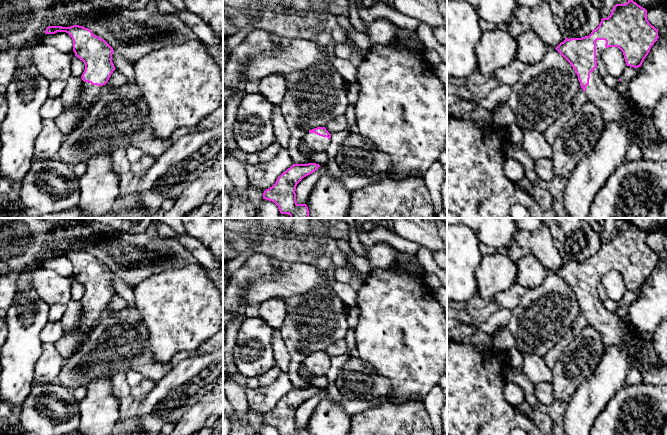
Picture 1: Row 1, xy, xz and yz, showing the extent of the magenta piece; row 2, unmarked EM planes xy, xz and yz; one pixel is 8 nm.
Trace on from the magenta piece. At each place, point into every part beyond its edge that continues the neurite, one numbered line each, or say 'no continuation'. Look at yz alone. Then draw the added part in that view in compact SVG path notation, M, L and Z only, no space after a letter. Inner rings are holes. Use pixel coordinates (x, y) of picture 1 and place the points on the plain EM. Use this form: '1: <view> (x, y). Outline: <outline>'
1: yz (600, 268). Outline: M597 264L596 265L596 285L598 286L601 283L603 276L607 273L605 271L605 264Z

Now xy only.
1: xy (90, 316). Outline: M82 304L82 318L75 330L83 335L88 334L94 328L101 315L102 310L92 309Z

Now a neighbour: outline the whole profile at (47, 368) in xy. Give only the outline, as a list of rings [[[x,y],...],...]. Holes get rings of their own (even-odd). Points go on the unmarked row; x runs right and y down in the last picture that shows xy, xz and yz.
[[[43,343],[42,354],[34,368],[33,385],[56,382],[65,360],[54,343]]]

